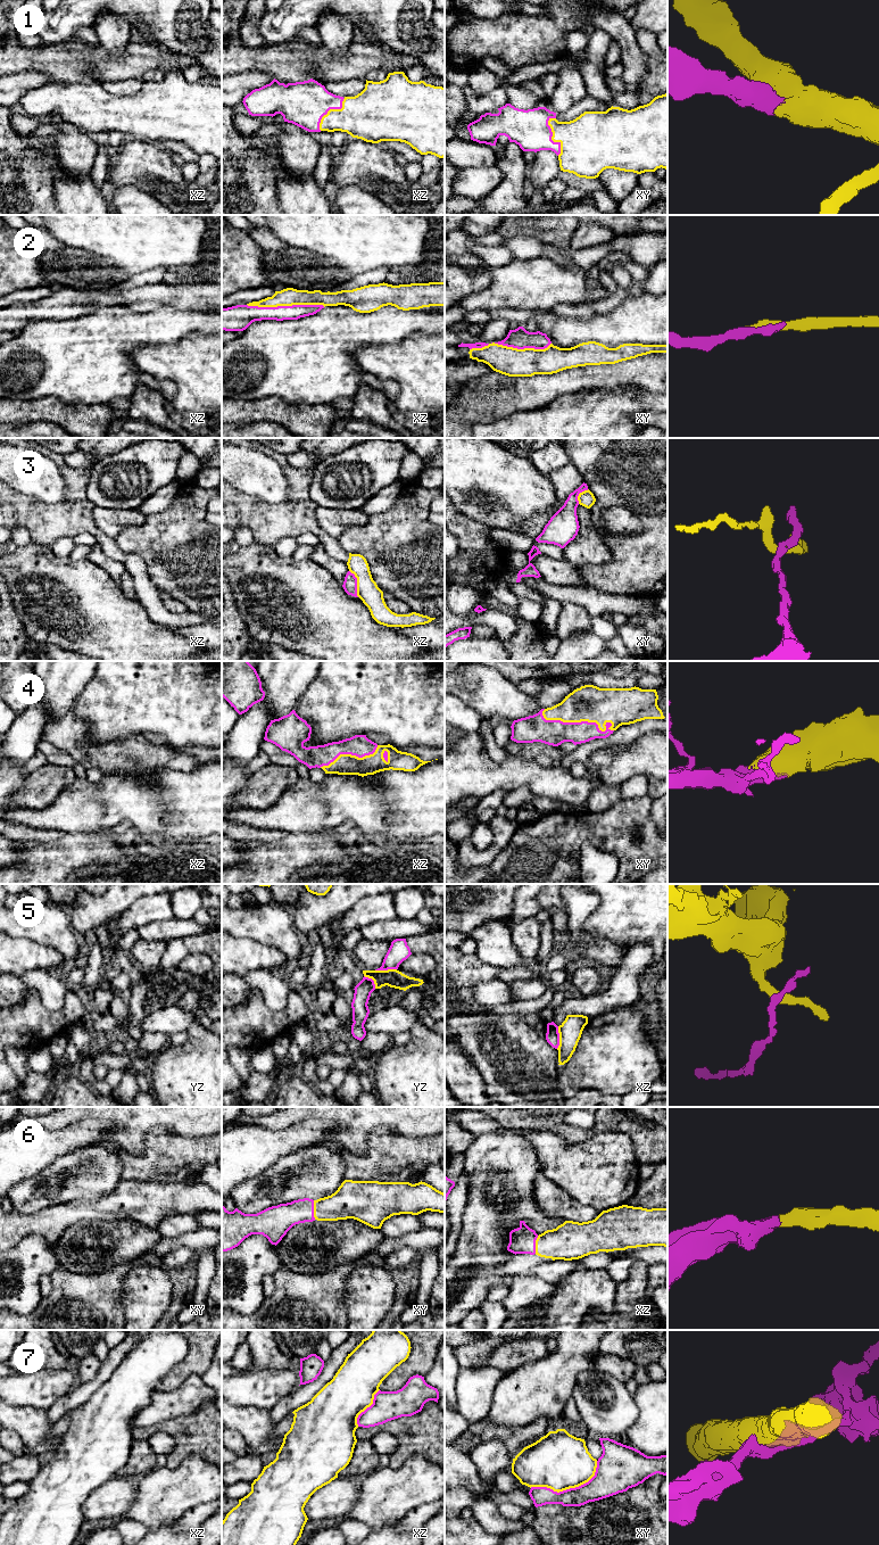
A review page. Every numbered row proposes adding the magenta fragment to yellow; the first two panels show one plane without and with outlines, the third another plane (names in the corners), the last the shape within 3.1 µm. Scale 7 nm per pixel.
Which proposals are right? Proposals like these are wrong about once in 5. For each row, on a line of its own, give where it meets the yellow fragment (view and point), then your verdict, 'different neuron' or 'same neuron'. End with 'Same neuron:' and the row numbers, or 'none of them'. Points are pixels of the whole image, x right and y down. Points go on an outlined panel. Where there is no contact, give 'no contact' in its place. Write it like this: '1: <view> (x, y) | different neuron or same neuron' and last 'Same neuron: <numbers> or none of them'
1: xy (552, 138) | same neuron
2: xz (285, 305) | same neuron
3: xz (357, 584) | different neuron
4: xy (577, 721) | same neuron
5: xz (560, 1038) | different neuron
6: xy (314, 1209) | same neuron
7: xy (569, 1488) | different neuron
Same neuron: 1, 2, 4, 6

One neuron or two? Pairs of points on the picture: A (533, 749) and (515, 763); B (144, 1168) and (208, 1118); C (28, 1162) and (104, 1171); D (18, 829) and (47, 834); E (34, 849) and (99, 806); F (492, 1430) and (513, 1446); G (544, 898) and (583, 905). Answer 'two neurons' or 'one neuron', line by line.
A: two neurons
B: two neurons
C: two neurons
D: one neuron
E: two neurons
F: one neuron
G: two neurons

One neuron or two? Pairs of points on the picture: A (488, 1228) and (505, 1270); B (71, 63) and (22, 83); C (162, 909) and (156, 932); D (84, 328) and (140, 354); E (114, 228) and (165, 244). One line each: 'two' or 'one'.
A: two
B: two
C: two
D: two
E: one

